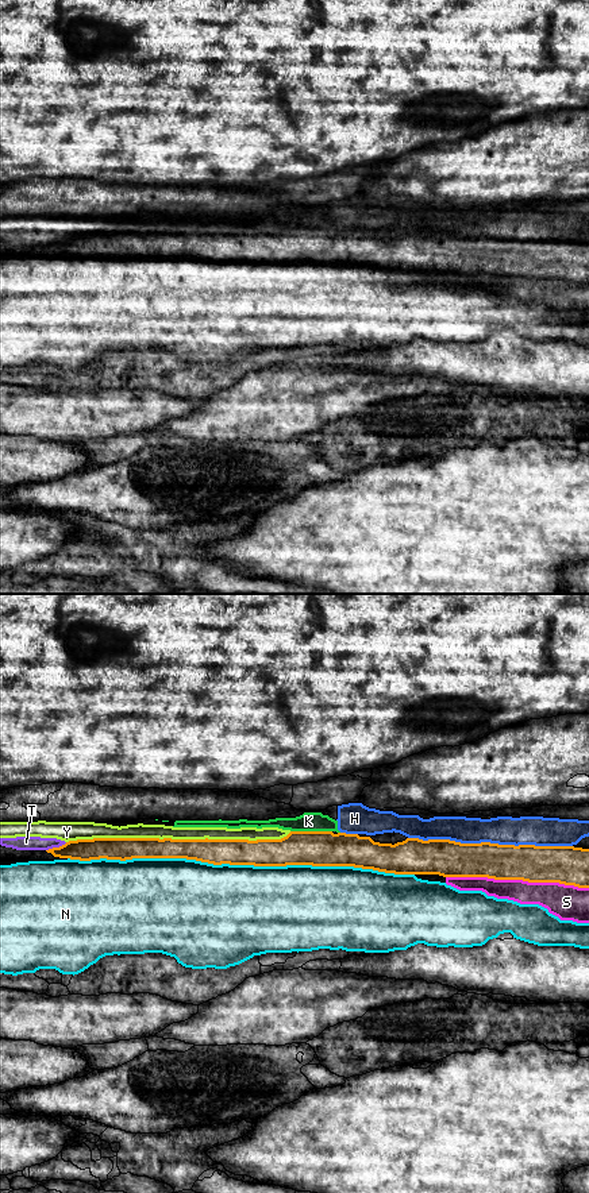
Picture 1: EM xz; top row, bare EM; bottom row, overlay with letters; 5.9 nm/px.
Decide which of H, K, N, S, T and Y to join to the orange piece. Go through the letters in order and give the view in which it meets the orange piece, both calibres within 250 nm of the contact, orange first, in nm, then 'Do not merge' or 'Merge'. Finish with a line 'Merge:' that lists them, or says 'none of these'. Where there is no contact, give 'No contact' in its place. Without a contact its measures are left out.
H: Touches orange in xz. Thickness 220 nm (orange) against 180 nm. Do not merge
K: Touches orange in xz. Thickness 200 nm (orange) against 110 nm. Do not merge
N: Touches orange in xz. Thickness 160 nm (orange) against 500 nm. Do not merge
S: Touches orange in xz. Thickness 220 nm (orange) against 170 nm. Do not merge
T: Touches orange in xz. Thickness 130 nm (orange) against 80 nm. Do not merge
Y: Touches orange in xz. Thickness 150 nm (orange) against 90 nm. Do not merge
Merge: none of these

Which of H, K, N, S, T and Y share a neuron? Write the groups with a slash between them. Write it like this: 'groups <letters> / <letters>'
groups H K T Y / N / S

